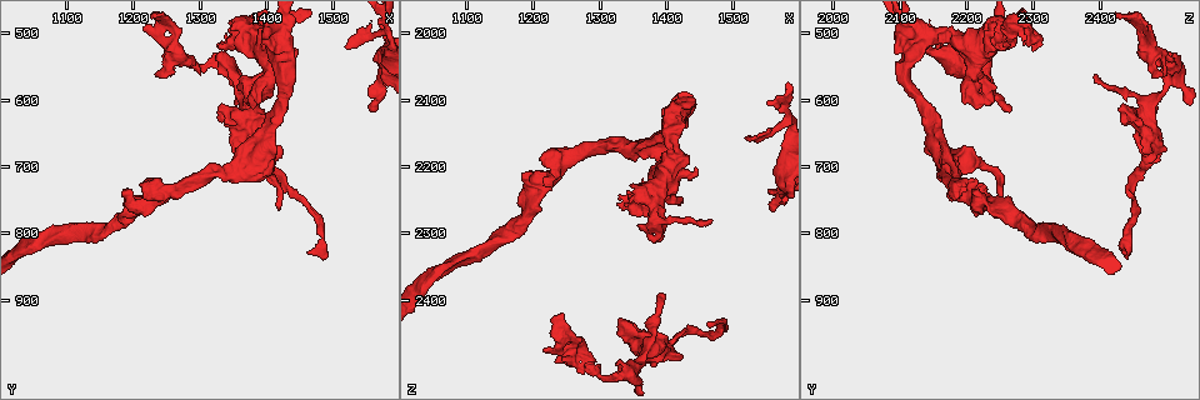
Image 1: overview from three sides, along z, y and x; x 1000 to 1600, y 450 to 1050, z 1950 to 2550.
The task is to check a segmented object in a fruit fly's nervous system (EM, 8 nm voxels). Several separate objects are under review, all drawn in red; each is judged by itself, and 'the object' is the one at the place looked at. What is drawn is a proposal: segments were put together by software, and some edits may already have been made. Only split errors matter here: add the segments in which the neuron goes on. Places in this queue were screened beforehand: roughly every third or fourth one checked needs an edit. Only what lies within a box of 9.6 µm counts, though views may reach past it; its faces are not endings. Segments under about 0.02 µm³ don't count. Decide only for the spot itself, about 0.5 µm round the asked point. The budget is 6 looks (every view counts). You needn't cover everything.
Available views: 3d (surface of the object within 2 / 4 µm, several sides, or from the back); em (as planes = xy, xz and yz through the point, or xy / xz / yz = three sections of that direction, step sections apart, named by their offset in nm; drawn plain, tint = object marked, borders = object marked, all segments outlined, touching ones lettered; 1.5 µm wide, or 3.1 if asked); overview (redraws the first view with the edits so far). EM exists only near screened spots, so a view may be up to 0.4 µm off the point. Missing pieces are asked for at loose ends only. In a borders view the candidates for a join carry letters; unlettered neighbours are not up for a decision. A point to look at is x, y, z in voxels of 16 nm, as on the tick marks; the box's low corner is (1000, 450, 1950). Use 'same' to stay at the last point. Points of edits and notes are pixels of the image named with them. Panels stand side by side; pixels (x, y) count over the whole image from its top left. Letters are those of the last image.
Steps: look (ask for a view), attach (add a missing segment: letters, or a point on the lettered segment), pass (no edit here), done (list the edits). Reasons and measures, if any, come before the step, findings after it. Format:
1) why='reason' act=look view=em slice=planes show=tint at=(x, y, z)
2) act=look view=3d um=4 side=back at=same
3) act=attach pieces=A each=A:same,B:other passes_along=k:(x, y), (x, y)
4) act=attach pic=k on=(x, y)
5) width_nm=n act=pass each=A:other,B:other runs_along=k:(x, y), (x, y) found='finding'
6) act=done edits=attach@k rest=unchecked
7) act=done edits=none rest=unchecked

why='free end' act=look view=3d um=4 at=(1360, 580, 2240)

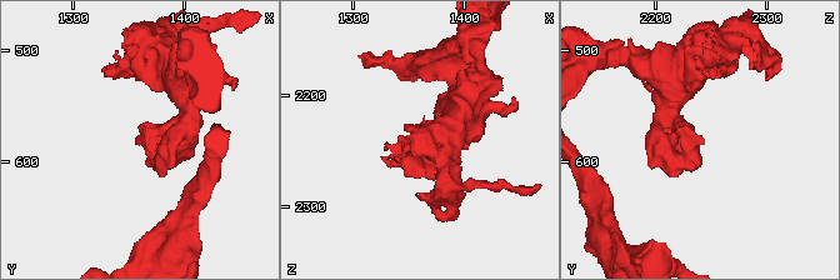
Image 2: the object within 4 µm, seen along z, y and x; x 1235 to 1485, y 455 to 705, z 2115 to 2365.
act=look view=em slice=planes show=borders at=(1356, 582, 2242)

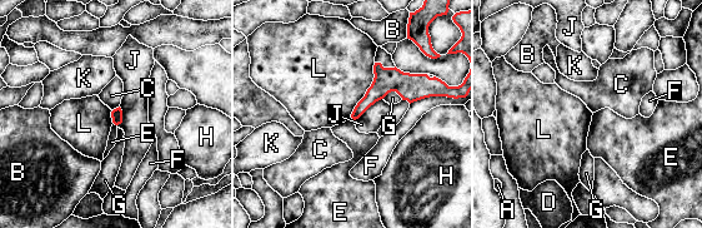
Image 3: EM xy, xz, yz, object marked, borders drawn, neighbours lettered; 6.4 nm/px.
act=pass each=A:other,B:other,C:other,D:other,E:other,F:other,G:other,H:other,J:other,K:other,L:other border=3:(375, 63), (374, 80), (350, 117) found='no lettered segment goes on from it'

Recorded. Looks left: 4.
why='tapers out' act=look view=3d um=4 at=(1520, 525, 2160)

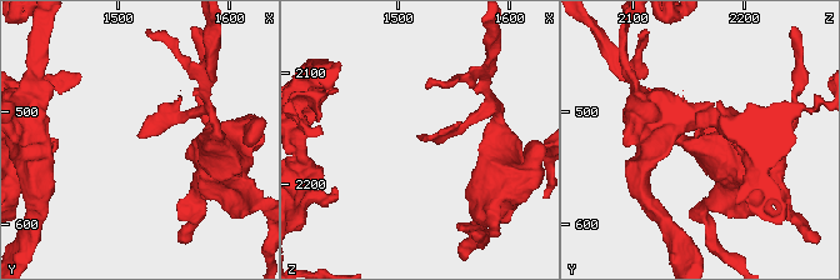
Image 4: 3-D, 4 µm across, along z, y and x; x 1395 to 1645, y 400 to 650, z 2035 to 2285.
why='shape alone is not enough' act=look view=em slice=yz step=8 show=plain at=(1520, 522, 2156)

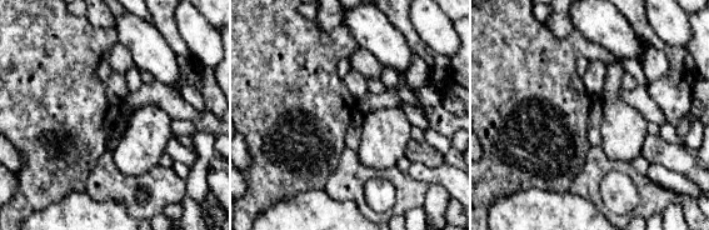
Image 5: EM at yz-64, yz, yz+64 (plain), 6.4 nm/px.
act=look view=em slice=yz step=8 show=borders at=same

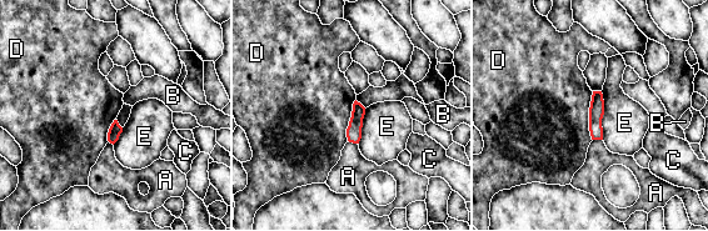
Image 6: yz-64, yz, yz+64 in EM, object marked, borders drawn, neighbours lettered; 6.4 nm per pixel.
act=pass each=A:other,B:other,C:other,D:other,E:other border=6:(593, 91), (589, 108), (592, 140) found='none of them fits'

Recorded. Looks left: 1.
act=done edits=none rest=unchecked

